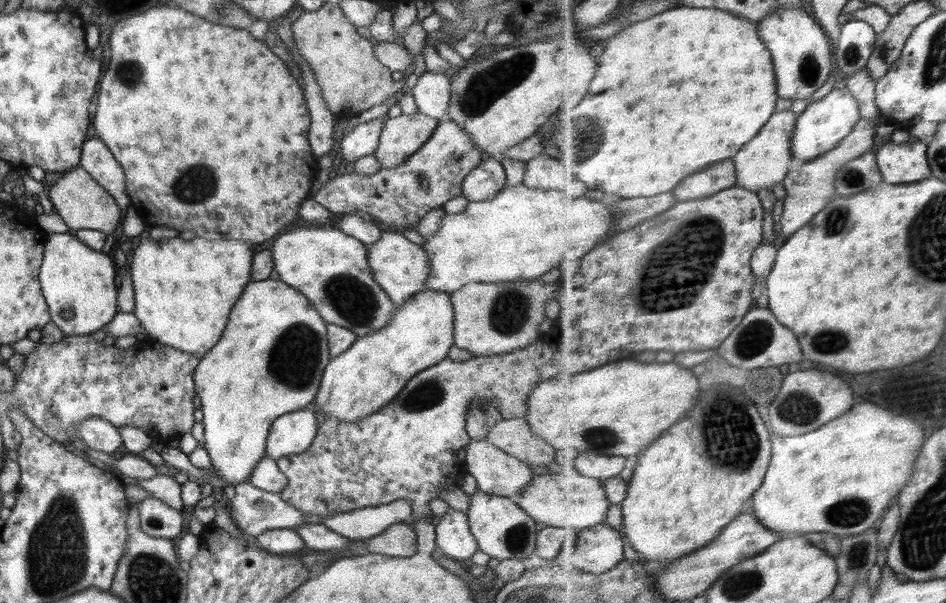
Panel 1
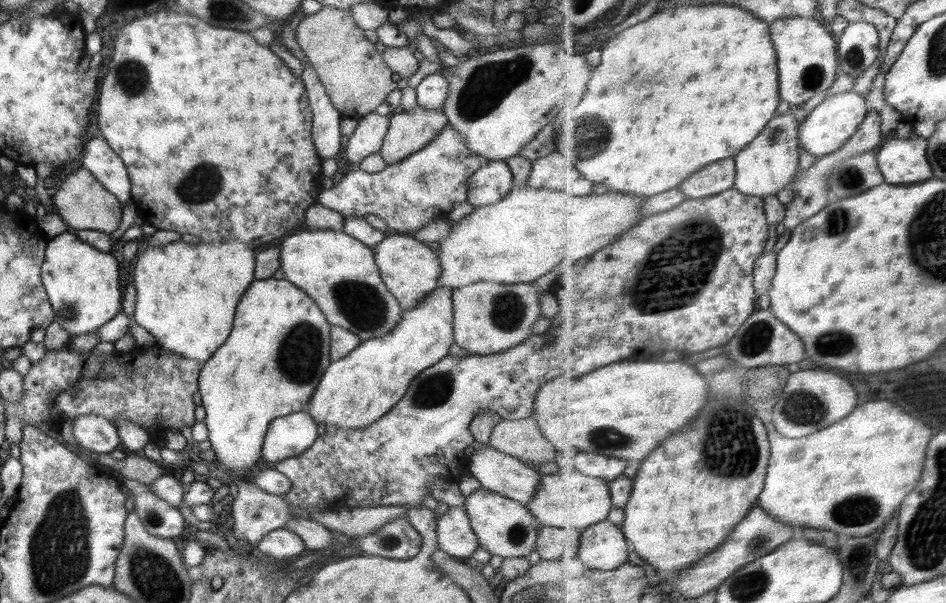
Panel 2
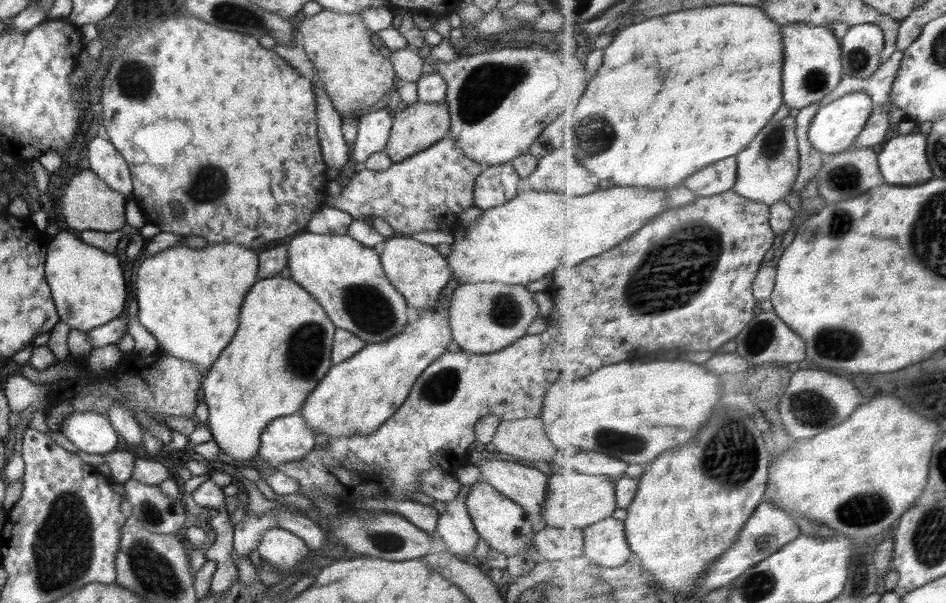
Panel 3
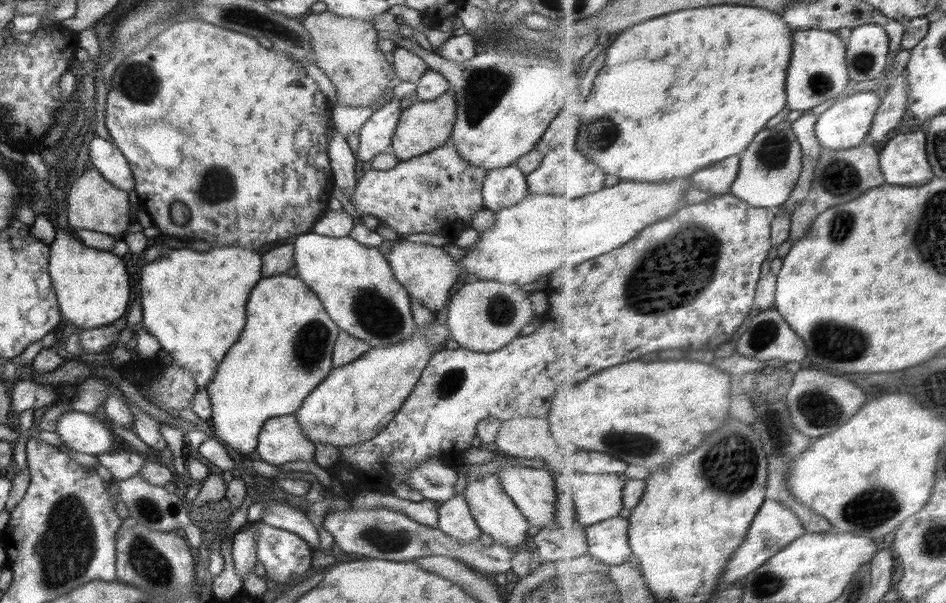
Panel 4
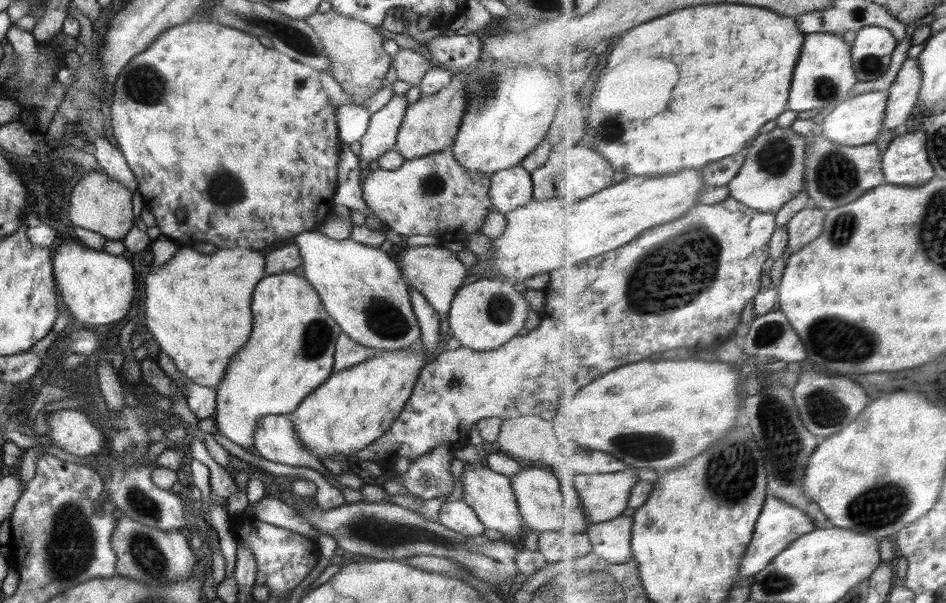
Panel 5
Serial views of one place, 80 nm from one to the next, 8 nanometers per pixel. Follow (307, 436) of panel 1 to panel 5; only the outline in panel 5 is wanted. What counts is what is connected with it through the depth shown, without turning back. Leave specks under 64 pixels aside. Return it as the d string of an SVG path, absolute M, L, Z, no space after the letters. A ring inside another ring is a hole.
M269 414L260 418L253 430L253 439L258 454L266 460L288 466L305 466L327 478L331 476L321 459L305 449L287 415Z

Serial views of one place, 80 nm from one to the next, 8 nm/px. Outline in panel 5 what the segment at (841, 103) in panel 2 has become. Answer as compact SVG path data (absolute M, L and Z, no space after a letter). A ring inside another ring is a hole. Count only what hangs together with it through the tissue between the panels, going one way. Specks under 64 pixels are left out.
M886 90L866 92L866 94L850 98L825 118L822 123L824 135L830 142L836 142L842 146L863 146L875 143L884 128L889 99L890 94Z

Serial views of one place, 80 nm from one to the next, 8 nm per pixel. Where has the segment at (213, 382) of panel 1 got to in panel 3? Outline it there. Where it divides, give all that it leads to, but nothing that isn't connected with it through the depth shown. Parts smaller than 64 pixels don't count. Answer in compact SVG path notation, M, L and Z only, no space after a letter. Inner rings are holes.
M276 275L258 279L252 285L241 304L239 325L232 340L201 381L204 402L209 406L206 424L220 452L238 462L253 462L254 456L259 454L264 427L275 418L298 413L308 395L330 370L336 329L320 303L292 278Z

